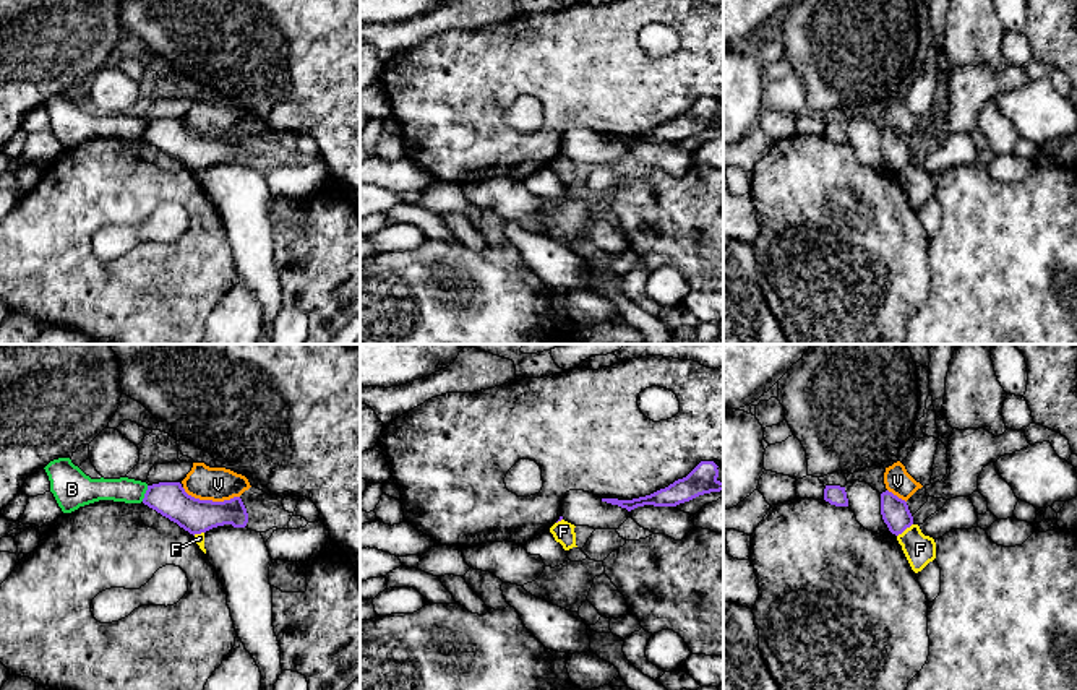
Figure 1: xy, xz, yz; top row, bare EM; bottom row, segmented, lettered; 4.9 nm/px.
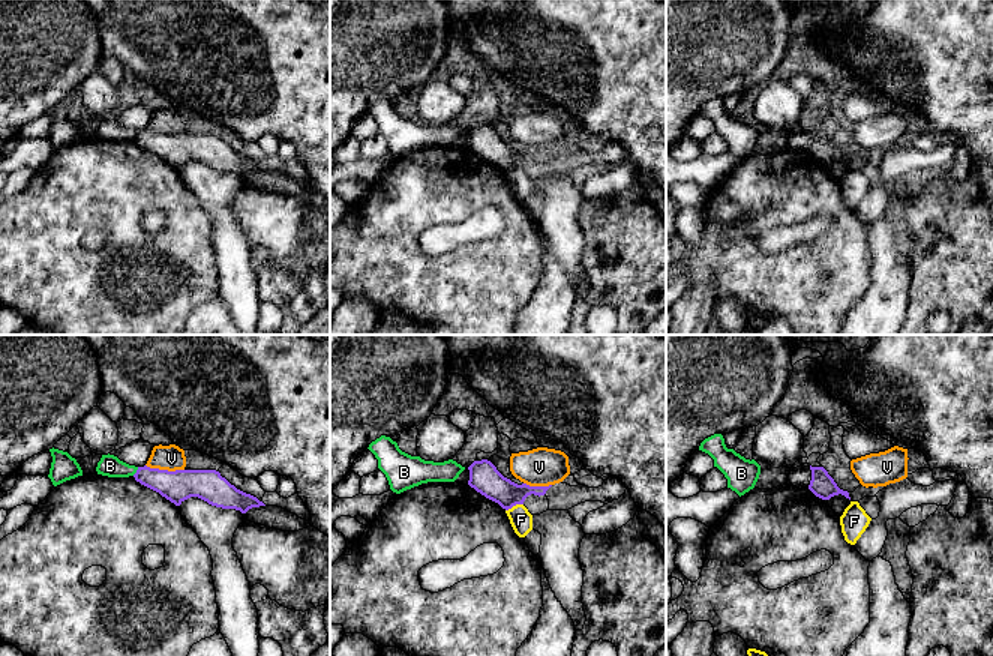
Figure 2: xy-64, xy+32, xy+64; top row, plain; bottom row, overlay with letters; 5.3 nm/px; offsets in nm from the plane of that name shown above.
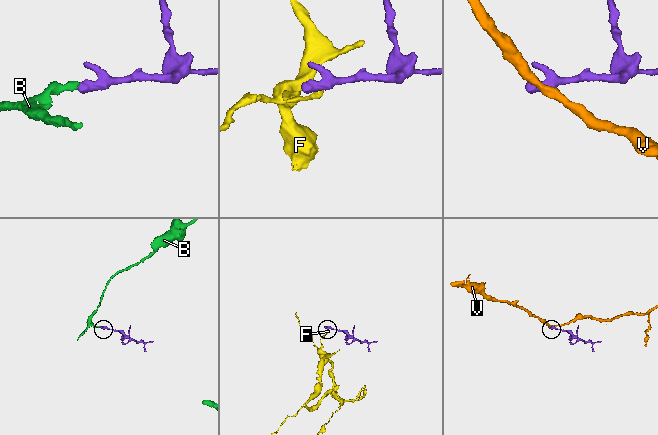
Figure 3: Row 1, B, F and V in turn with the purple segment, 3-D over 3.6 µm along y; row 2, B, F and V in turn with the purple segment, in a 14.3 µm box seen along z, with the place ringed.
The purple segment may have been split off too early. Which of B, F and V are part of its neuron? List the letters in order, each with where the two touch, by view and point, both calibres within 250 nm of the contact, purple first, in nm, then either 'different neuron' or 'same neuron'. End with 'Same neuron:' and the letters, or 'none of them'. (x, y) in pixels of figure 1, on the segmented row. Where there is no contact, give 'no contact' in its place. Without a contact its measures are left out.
B: contact xy (145, 494); calibres 170 and 120 nm; different neuron
F: contact yz (904, 530); calibres 140 and 150 nm; different neuron
V: contact xy (211, 500); calibres 170 and 170 nm; different neuron
Same neuron: none of them

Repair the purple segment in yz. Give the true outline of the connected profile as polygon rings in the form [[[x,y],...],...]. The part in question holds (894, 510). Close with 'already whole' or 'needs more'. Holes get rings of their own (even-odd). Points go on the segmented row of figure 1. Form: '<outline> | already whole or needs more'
[[[889,490],[881,494],[881,515],[889,531],[895,536],[913,524],[907,502]]] | already whole

